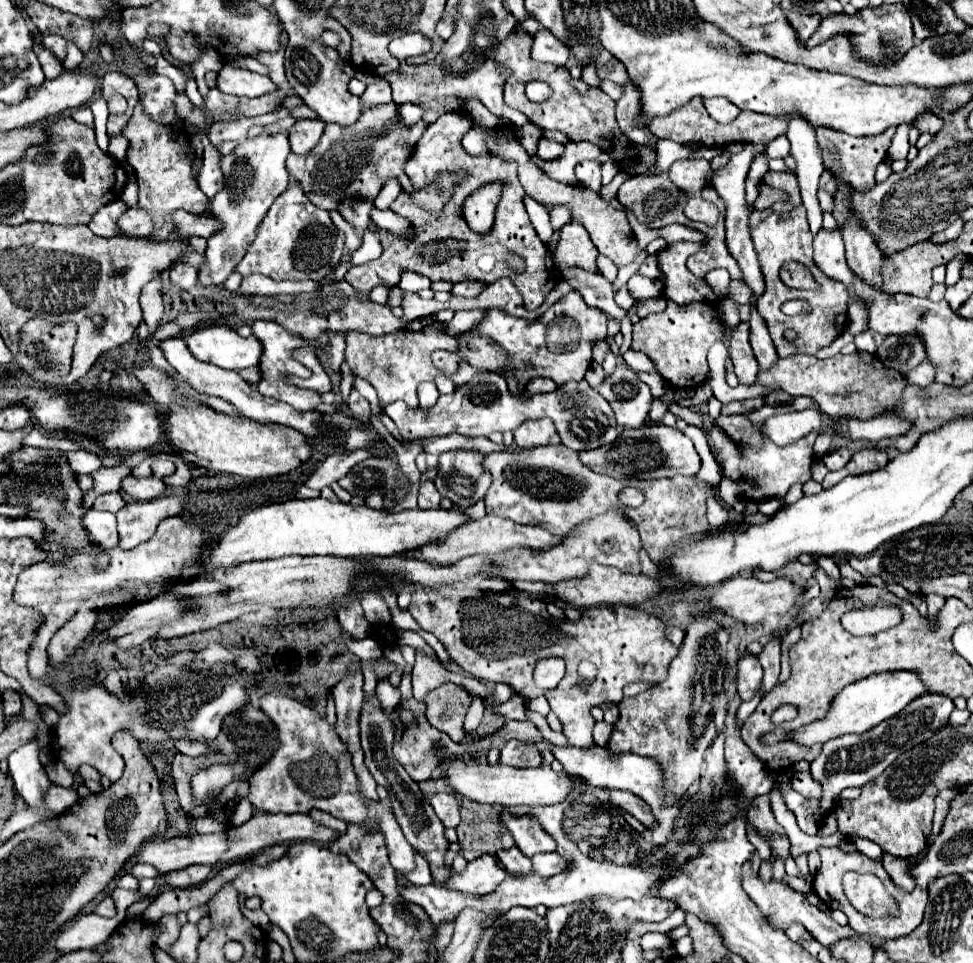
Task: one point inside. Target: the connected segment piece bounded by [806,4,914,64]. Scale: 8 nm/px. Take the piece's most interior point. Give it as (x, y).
(883, 34)

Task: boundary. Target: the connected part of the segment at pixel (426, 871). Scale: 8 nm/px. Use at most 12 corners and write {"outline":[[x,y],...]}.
{"outline":[[416,852],[416,868],[408,872],[410,884],[430,884],[430,866]]}

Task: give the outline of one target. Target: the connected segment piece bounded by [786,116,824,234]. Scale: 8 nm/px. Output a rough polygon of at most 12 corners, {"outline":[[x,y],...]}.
{"outline":[[792,116],[792,144],[802,204],[812,234],[822,230],[818,180],[824,172],[816,128]]}

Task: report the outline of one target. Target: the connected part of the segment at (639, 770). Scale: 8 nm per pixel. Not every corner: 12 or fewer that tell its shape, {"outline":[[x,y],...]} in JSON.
{"outline":[[552,746],[564,770],[592,786],[630,790],[668,840],[682,800],[664,792],[660,766],[608,748]]}

